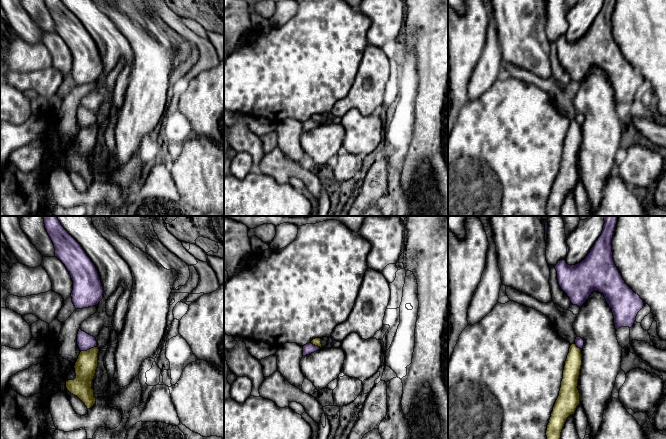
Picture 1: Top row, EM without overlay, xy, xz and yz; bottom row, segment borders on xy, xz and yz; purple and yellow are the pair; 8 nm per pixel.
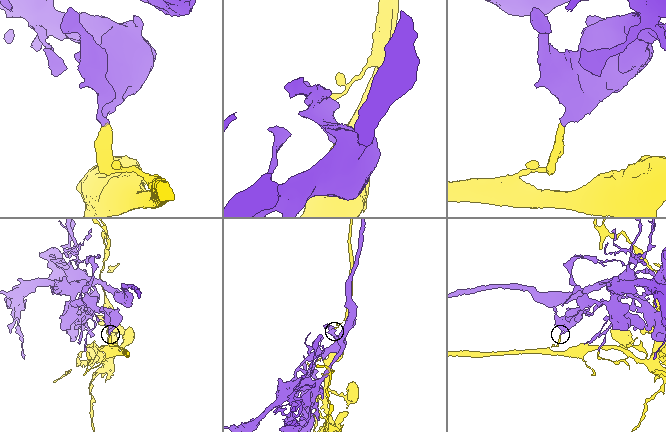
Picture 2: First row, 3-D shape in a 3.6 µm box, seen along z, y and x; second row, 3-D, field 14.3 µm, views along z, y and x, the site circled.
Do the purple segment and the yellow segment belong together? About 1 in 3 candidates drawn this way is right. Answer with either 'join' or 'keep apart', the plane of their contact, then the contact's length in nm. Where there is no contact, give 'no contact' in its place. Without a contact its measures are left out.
keep apart; meets purple in xy; contact 130 nm long

